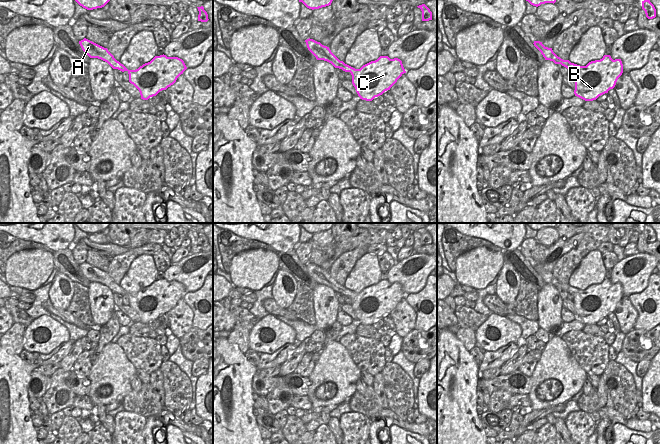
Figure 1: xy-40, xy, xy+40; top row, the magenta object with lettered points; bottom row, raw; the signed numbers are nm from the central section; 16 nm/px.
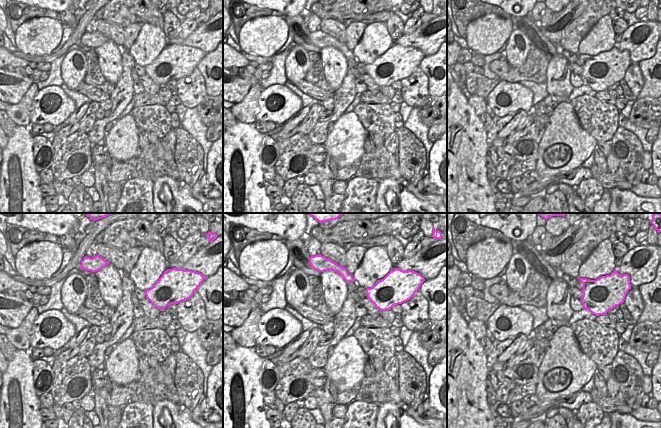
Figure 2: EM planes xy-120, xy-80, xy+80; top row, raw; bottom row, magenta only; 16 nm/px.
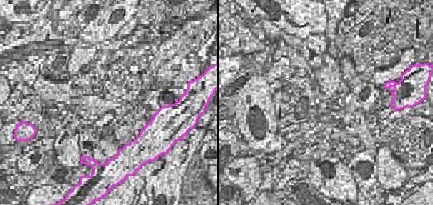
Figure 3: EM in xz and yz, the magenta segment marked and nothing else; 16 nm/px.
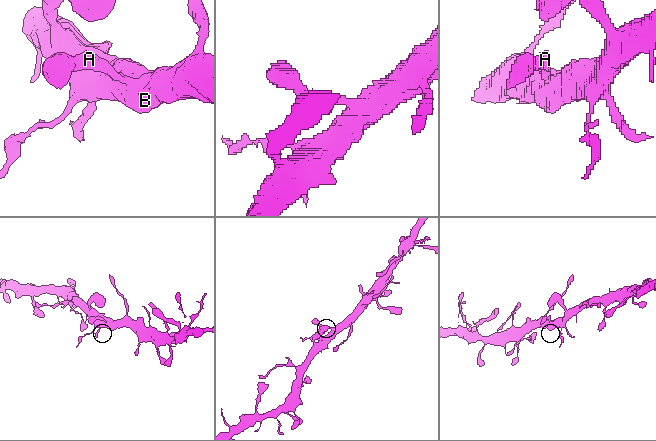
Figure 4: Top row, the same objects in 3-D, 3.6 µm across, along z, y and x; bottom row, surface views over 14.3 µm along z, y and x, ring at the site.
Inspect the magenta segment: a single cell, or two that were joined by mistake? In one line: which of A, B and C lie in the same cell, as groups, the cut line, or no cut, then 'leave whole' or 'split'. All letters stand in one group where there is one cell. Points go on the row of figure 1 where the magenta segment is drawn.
A B C | no cut | leave whole

